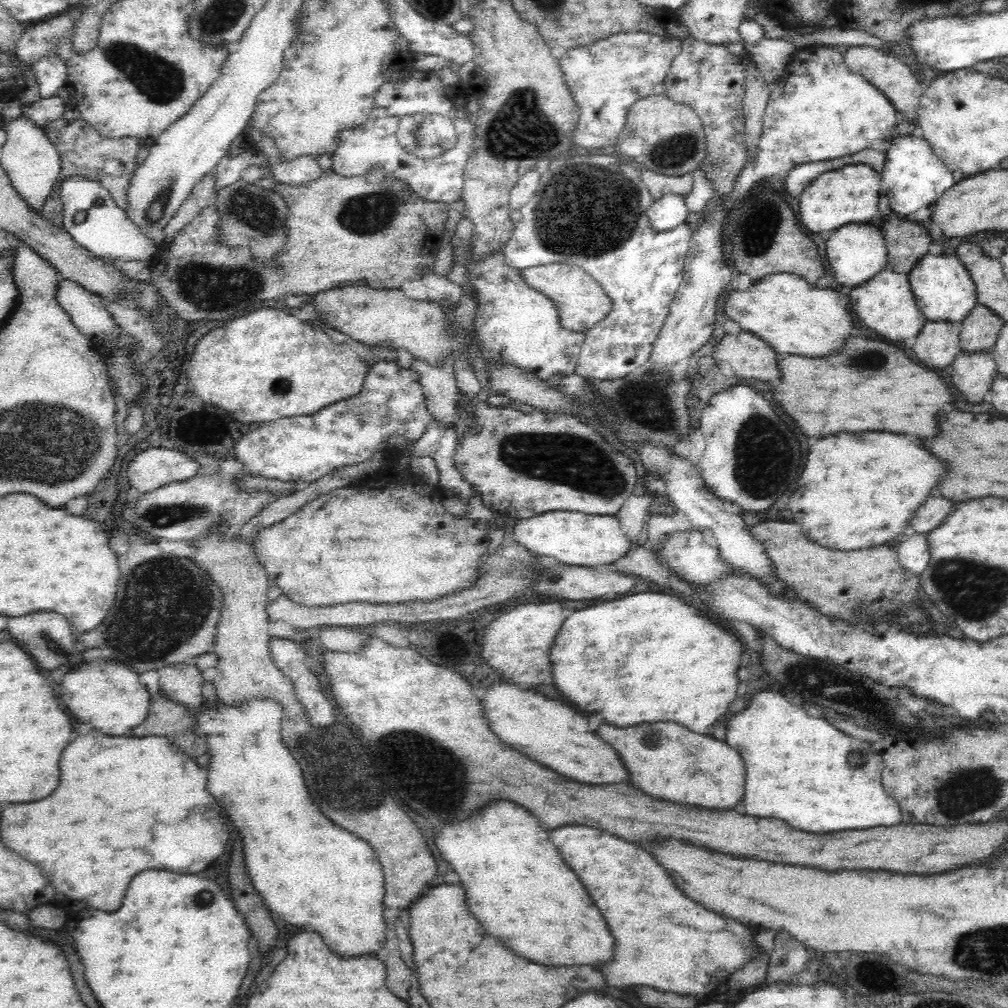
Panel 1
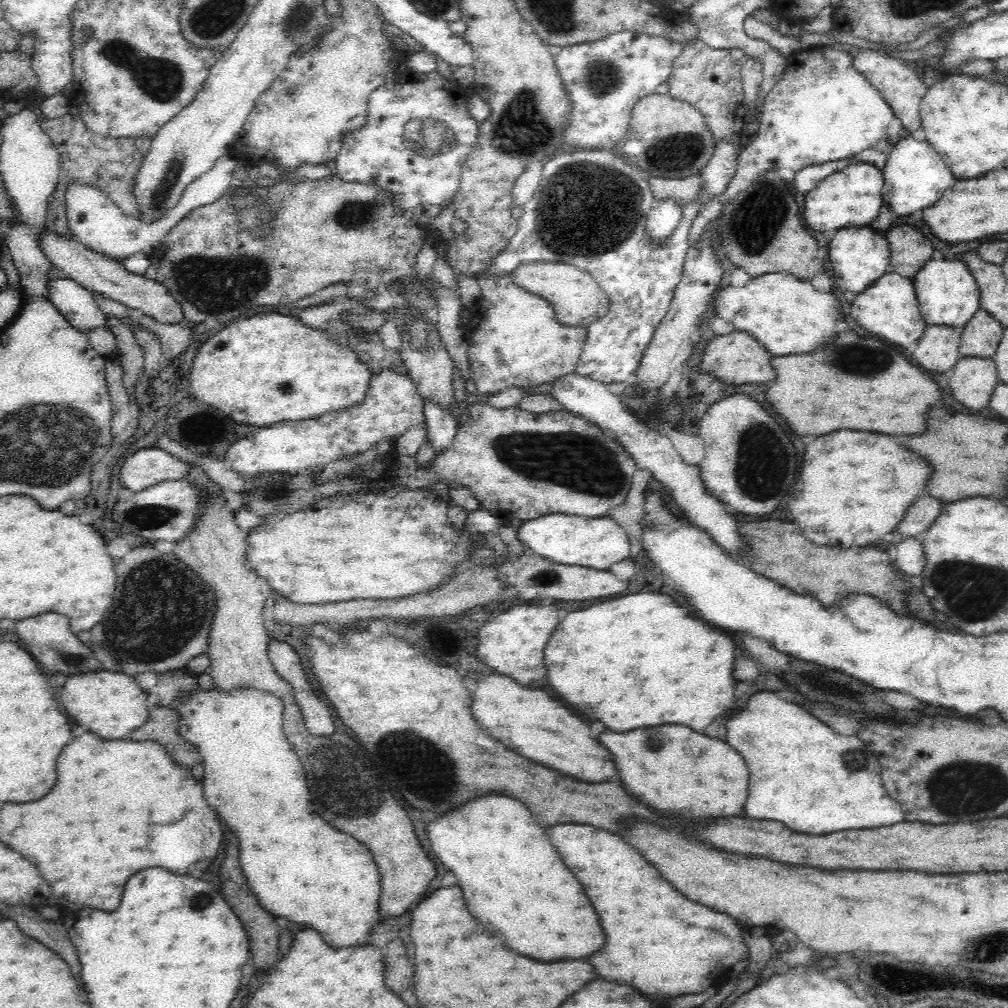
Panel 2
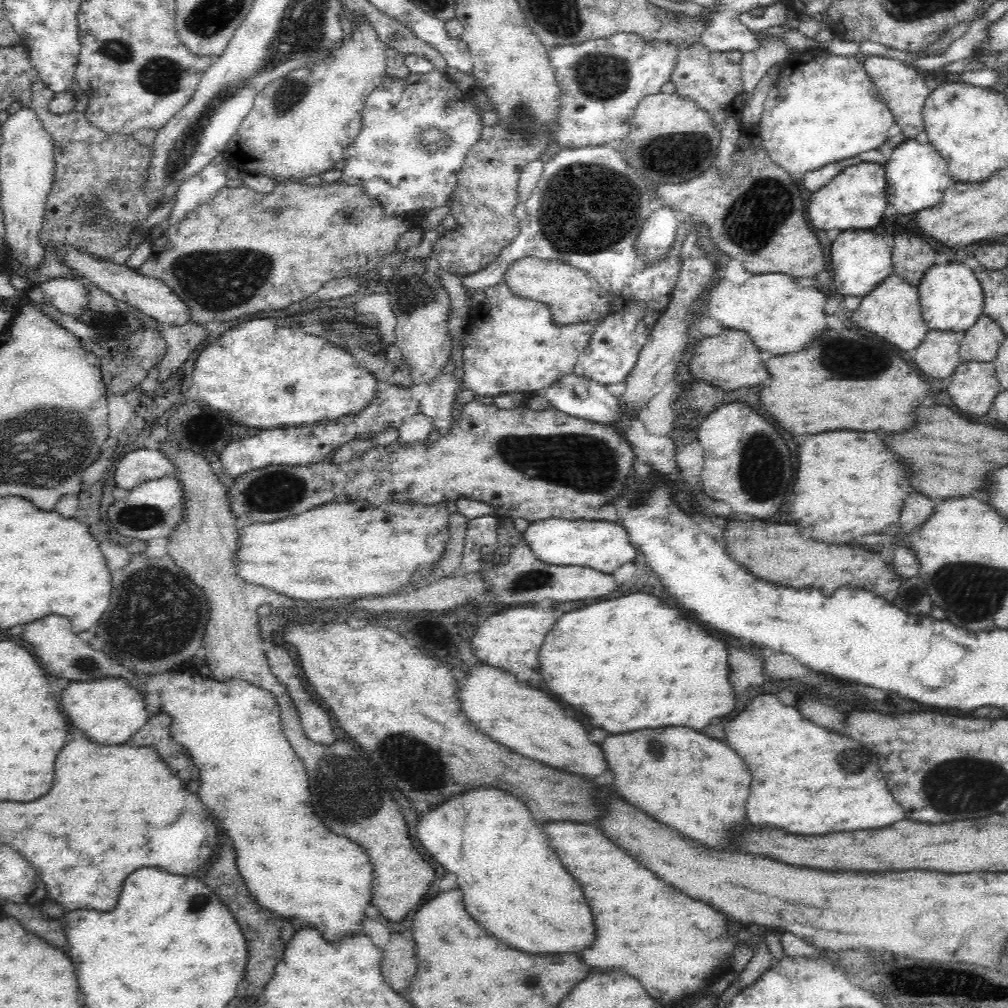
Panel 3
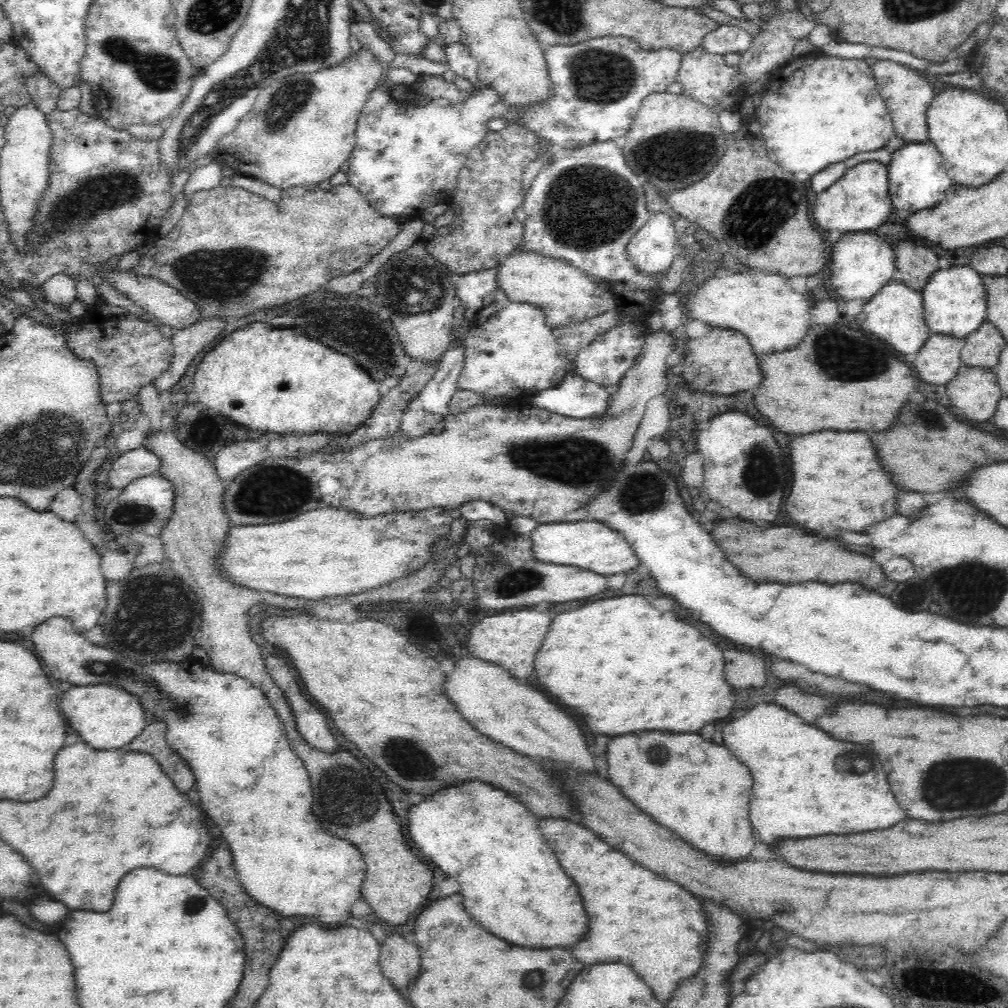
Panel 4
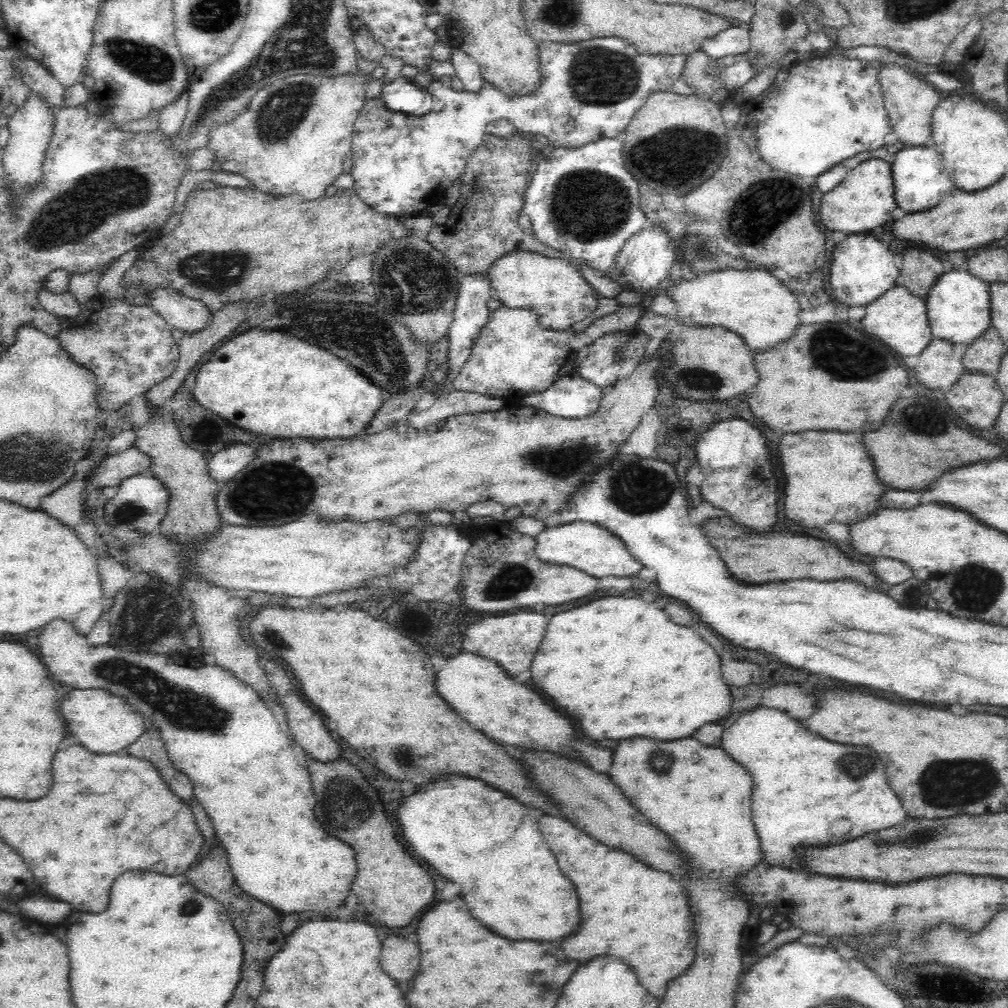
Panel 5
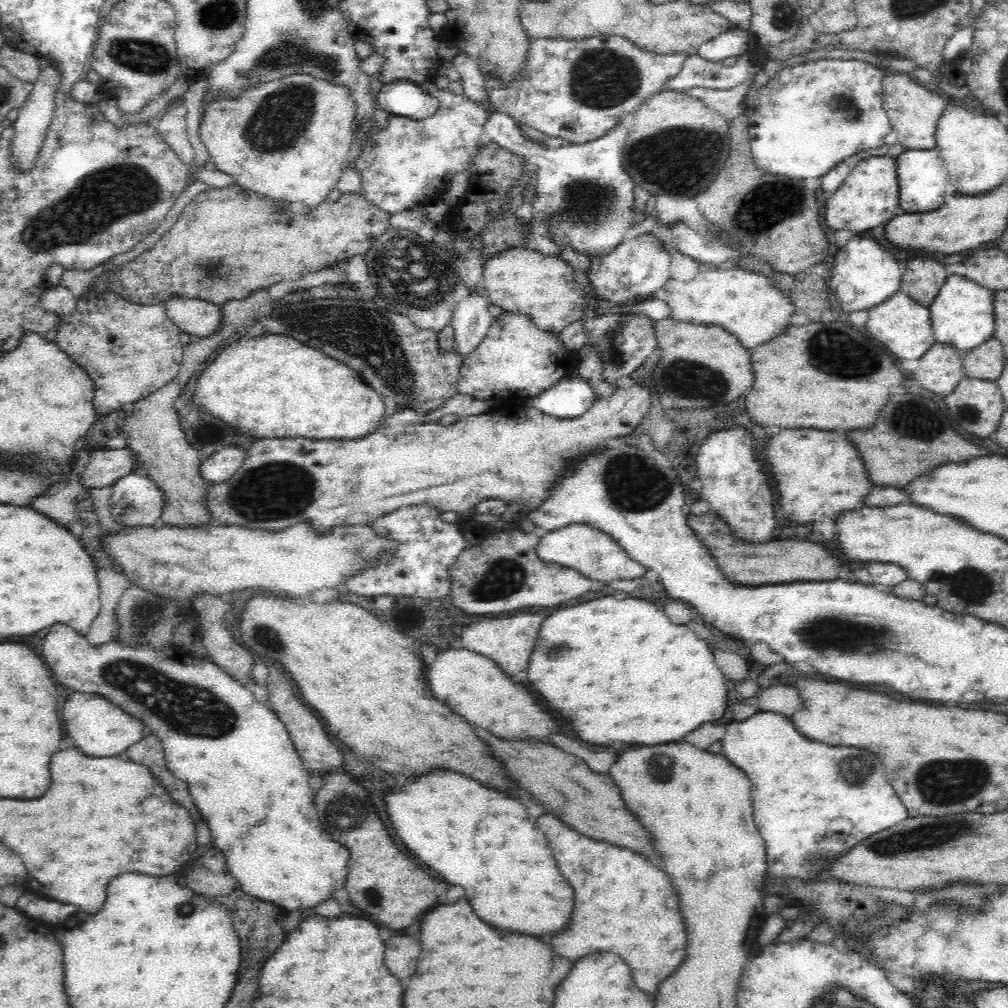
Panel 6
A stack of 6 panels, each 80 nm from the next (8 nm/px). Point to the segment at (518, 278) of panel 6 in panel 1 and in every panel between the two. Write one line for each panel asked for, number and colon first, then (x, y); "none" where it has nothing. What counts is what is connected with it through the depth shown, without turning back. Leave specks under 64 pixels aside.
1: (581, 302)
2: (576, 298)
3: (571, 296)
4: (565, 295)
5: (553, 289)

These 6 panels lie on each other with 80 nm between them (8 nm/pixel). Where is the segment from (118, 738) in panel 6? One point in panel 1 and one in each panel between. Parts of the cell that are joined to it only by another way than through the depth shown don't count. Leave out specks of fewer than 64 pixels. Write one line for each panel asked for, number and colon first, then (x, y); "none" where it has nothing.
1: (111, 698)
2: (111, 704)
3: (109, 712)
4: (106, 718)
5: (103, 724)

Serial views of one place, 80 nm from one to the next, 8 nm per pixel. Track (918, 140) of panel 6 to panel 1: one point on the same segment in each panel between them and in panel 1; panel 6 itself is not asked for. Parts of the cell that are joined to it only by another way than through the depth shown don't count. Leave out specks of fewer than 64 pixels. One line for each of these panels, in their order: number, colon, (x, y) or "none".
1: (887, 72)
2: (902, 89)
3: (900, 85)
4: (907, 95)
5: (910, 102)

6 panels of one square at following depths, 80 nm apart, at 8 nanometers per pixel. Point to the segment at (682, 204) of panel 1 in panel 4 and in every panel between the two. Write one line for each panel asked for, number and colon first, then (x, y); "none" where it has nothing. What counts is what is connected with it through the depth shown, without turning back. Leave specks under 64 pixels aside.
2: (664, 216)
3: (654, 241)
4: (651, 251)

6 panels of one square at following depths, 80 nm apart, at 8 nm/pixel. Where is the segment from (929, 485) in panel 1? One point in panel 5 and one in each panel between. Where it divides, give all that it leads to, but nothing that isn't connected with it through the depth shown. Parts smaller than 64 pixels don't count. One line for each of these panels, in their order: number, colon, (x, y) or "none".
2: (866, 481)
3: (848, 475)
4: (835, 477)
5: (827, 476)

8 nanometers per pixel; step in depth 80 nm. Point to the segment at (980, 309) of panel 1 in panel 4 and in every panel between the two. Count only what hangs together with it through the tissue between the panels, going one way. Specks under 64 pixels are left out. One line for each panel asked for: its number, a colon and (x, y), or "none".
2: (980, 339)
3: (981, 343)
4: (982, 349)

